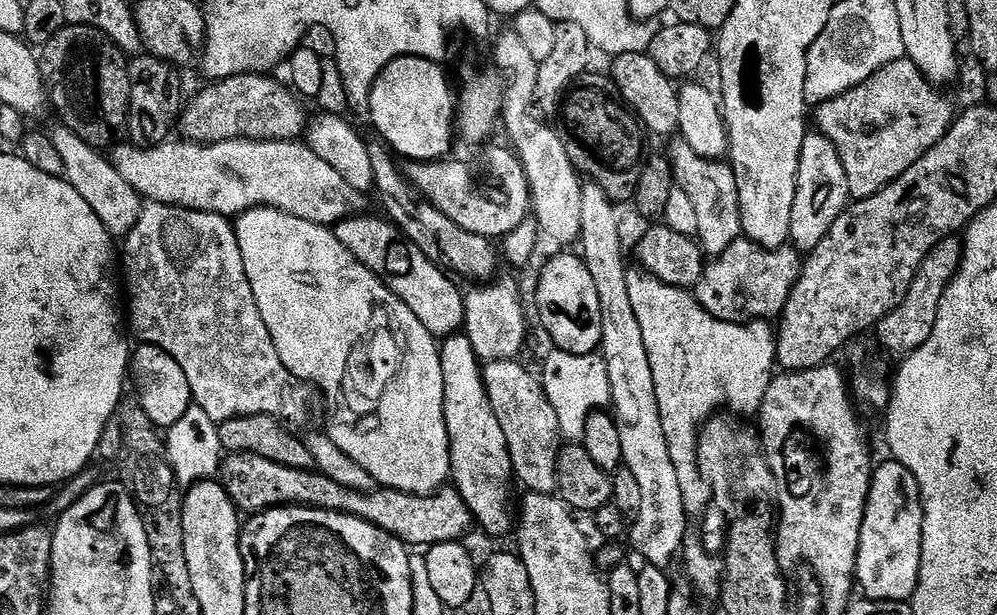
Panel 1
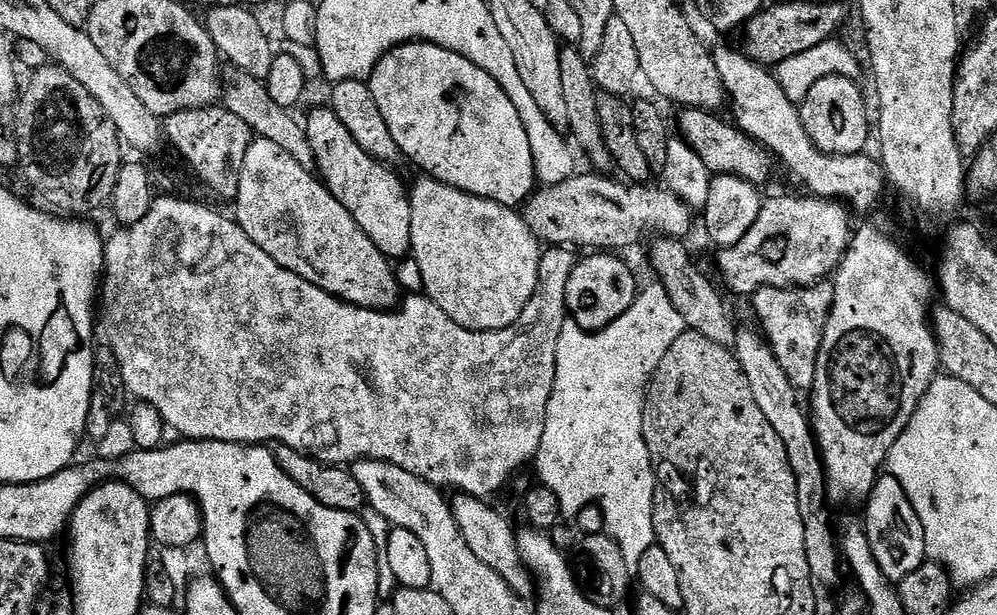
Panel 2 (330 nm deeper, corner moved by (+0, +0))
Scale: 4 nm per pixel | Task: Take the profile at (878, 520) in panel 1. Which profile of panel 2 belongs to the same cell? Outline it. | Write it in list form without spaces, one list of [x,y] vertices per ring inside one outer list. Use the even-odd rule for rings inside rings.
[[[881,475],[872,488],[866,507],[868,537],[874,550],[874,558],[878,566],[882,566],[882,574],[886,574],[886,578],[893,582],[905,580],[926,562],[926,538],[906,490],[902,490],[898,478]]]

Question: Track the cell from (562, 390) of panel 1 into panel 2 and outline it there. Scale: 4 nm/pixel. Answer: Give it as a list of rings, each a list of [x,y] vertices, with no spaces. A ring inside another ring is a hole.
[[[652,282],[649,288],[641,287],[631,306],[622,312],[617,320],[612,320],[610,326],[599,330],[585,330],[576,323],[575,319],[569,318],[564,321],[562,334],[558,334],[558,358],[556,359],[556,373],[554,374],[554,390],[550,394],[550,402],[546,410],[546,430],[542,430],[542,442],[536,452],[534,469],[540,475],[539,483],[549,488],[558,498],[560,508],[565,517],[576,516],[587,504],[600,504],[604,511],[604,524],[607,535],[618,542],[622,550],[622,558],[626,558],[626,566],[629,570],[636,570],[646,550],[656,544],[656,531],[654,530],[654,506],[656,505],[656,470],[652,467],[650,450],[646,446],[642,418],[644,417],[644,397],[648,386],[652,382],[652,376],[658,370],[662,358],[666,358],[666,350],[678,342],[678,338],[686,331],[686,325],[682,314],[670,302],[670,294],[658,282]]]

